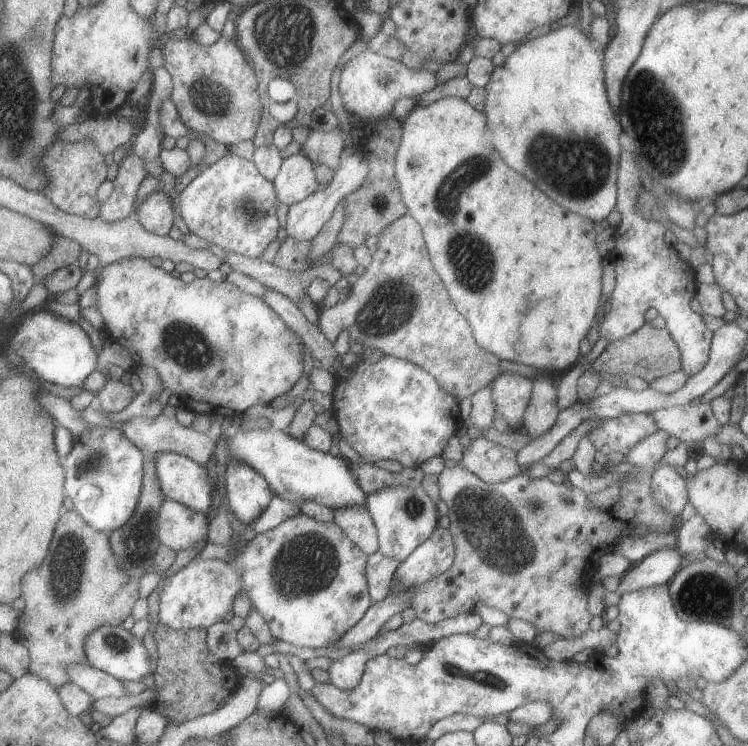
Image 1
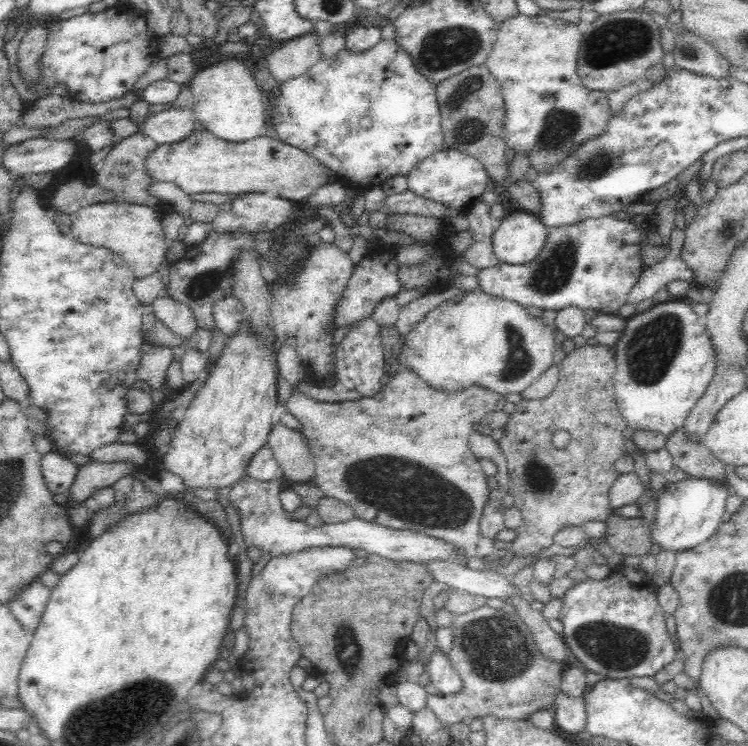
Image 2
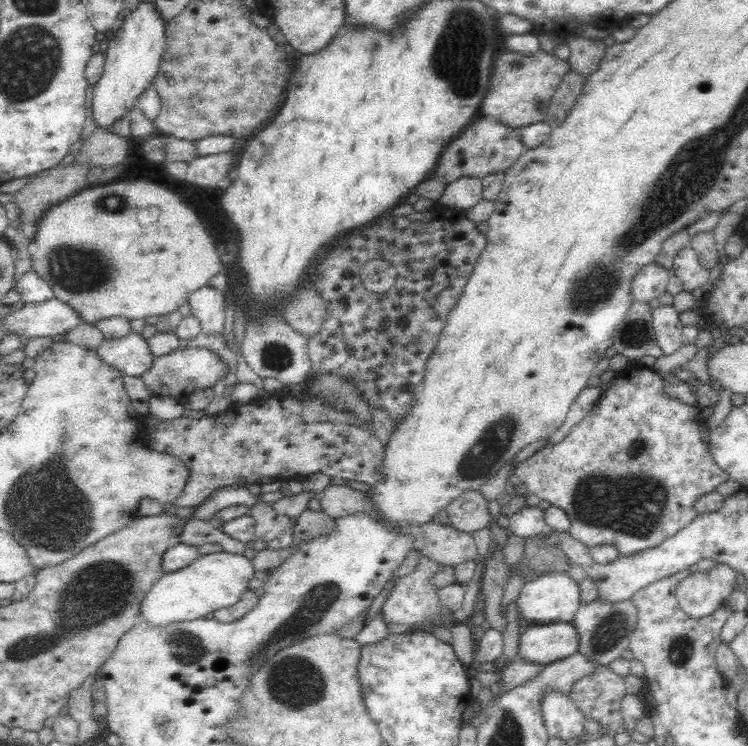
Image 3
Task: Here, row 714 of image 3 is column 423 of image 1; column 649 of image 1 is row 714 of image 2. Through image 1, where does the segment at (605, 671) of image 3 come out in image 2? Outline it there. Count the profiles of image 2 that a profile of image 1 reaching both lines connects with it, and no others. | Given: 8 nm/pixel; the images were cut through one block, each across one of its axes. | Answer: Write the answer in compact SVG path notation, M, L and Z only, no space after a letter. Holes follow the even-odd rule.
M482 607L455 617L454 643L448 652L452 667L462 679L461 691L429 695L425 706L450 728L466 716L528 719L540 709L551 709L556 694L562 689L564 664L545 658L538 649L529 627L516 613Z

